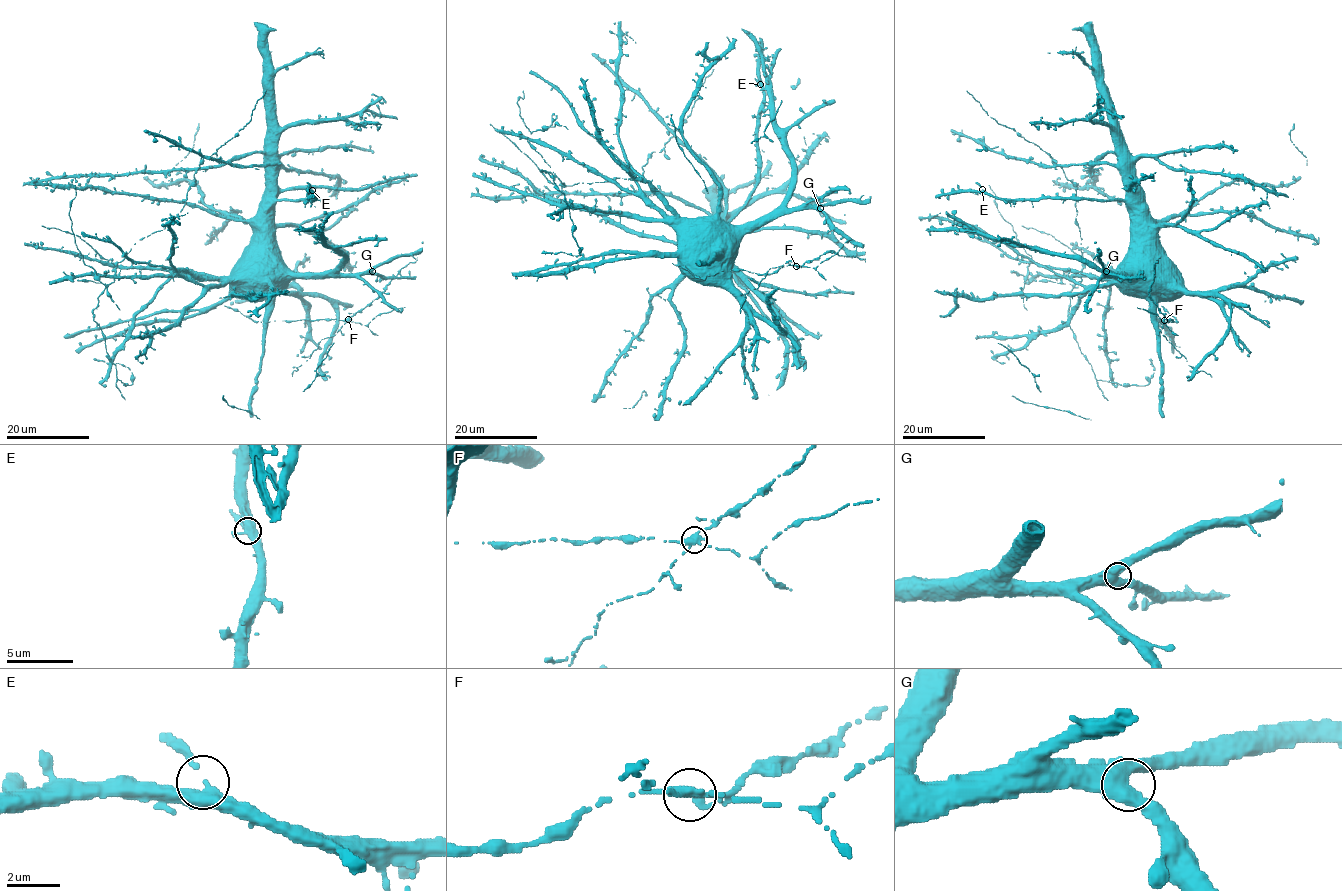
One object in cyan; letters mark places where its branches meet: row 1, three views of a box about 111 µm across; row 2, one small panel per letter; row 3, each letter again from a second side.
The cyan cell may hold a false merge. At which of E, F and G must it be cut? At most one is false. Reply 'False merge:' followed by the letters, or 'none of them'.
False merge: F

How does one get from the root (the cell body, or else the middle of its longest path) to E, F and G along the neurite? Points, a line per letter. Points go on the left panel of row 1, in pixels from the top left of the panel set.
E: (287, 270), (276, 256), (272, 243), (271, 209), (277, 201), (310, 200), (315, 197), (312, 190)
F: (287, 270), (274, 272), (253, 293), (230, 295), (222, 303), (260, 322), (348, 320)
G: (287, 270), (299, 273), (372, 271)

